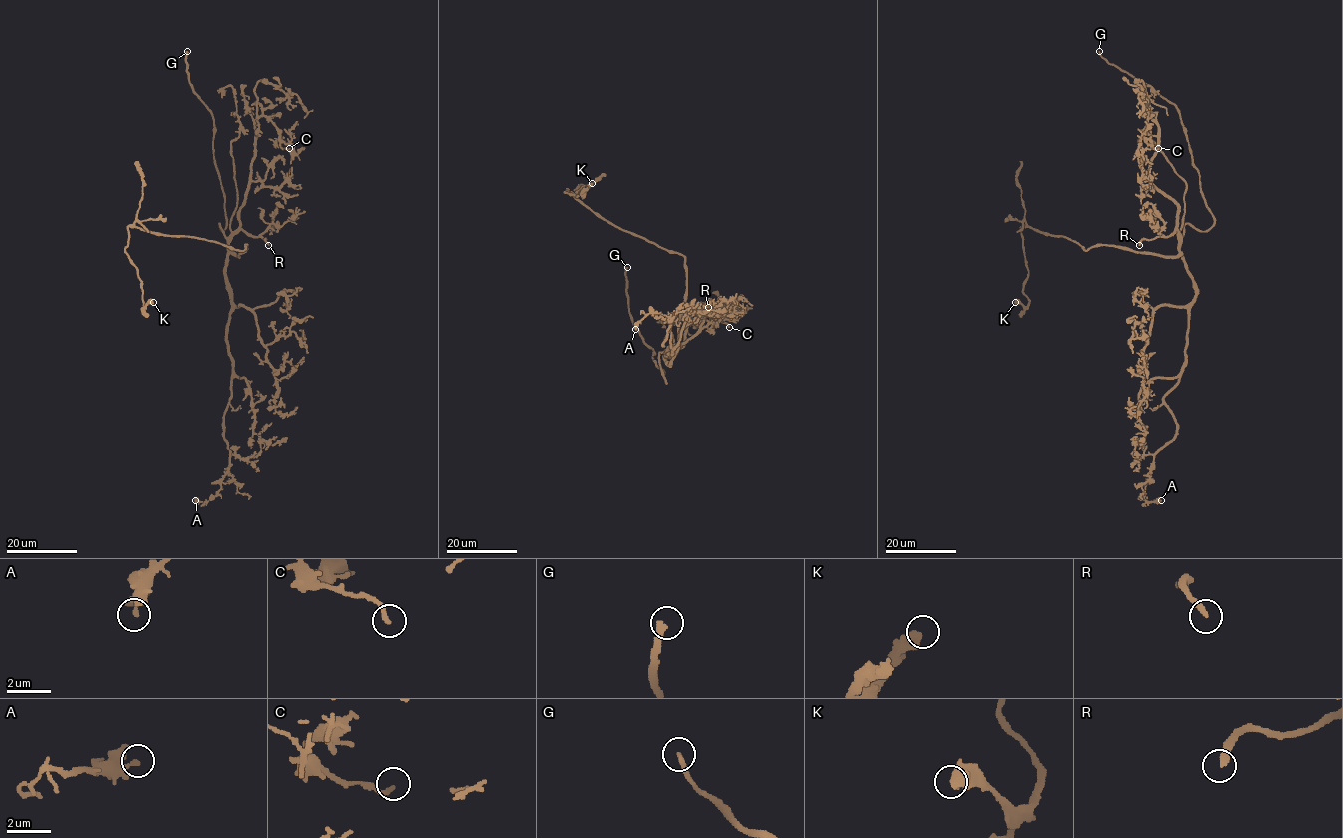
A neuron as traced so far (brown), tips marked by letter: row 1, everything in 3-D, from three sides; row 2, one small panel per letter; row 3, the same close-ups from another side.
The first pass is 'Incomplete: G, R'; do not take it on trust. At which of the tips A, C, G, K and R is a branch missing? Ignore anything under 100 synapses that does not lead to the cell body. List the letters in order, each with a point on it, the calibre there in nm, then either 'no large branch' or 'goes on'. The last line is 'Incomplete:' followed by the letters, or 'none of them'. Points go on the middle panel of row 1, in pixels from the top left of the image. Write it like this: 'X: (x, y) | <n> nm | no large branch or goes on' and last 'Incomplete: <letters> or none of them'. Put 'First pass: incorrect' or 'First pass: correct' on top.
First pass: correct
A: (635, 329) | 320 nm | no large branch
C: (729, 327) | 190 nm | no large branch
G: (627, 267) | 260 nm | goes on
K: (592, 183) | 500 nm | no large branch
R: (708, 307) | 240 nm | goes on
Incomplete: G, R

